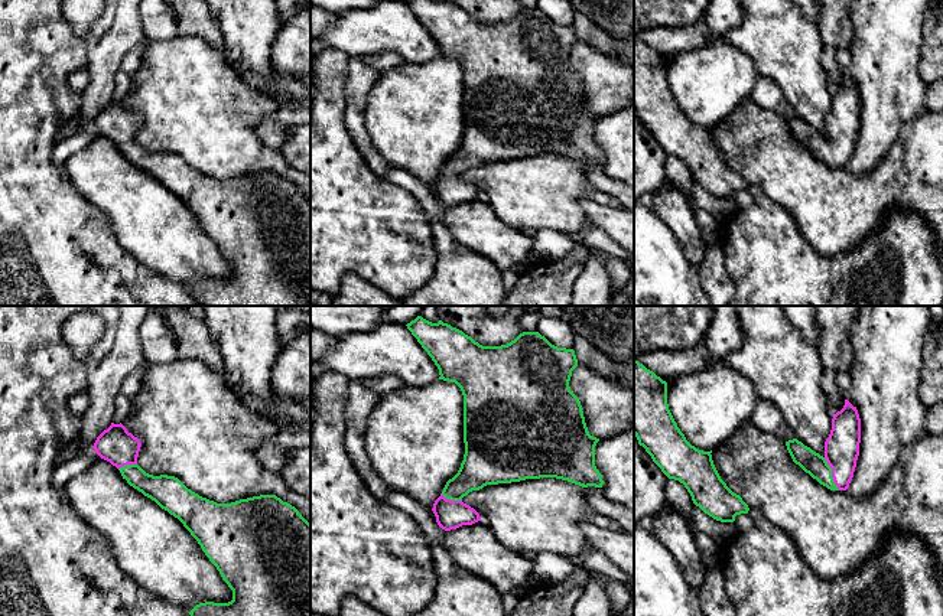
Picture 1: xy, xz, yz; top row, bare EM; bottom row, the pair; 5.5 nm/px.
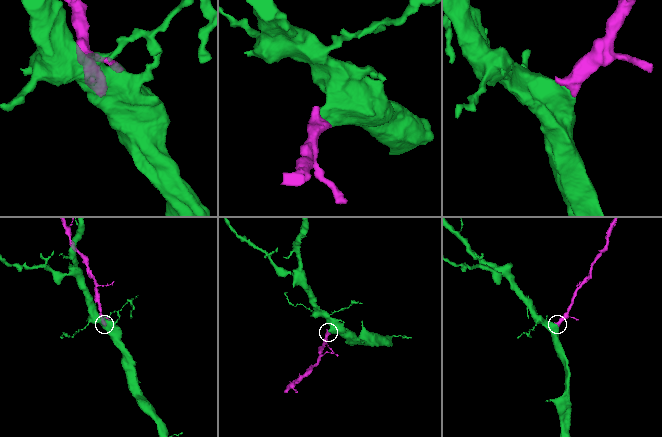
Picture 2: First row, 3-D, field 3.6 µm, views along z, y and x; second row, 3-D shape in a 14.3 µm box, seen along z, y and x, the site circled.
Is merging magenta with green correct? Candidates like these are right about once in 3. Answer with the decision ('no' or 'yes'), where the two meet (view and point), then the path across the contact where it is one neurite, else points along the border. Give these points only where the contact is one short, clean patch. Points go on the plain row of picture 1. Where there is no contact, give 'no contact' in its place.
yes; contact yz (832, 150); way yz (842, 123), (839, 140), (832, 150), (810, 139)

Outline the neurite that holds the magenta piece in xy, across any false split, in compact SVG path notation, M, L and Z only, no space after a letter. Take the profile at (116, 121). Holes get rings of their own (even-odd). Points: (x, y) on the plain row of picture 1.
M111 100L97 114L92 126L101 136L116 143L130 163L183 201L233 267L233 277L228 280L205 278L196 281L189 289L196 302L202 306L310 306L310 201L299 188L276 172L260 172L231 180L217 180L202 175L175 153L146 150L137 141L140 123L140 117L129 110L121 100Z

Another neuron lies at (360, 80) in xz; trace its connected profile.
M364 56L348 58L348 74L342 89L345 126L367 166L375 175L383 176L394 167L383 159L365 126L368 95L380 75L378 69L364 62L365 59Z

